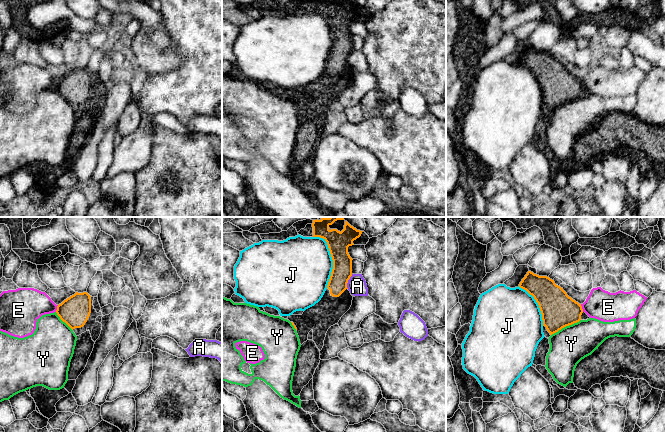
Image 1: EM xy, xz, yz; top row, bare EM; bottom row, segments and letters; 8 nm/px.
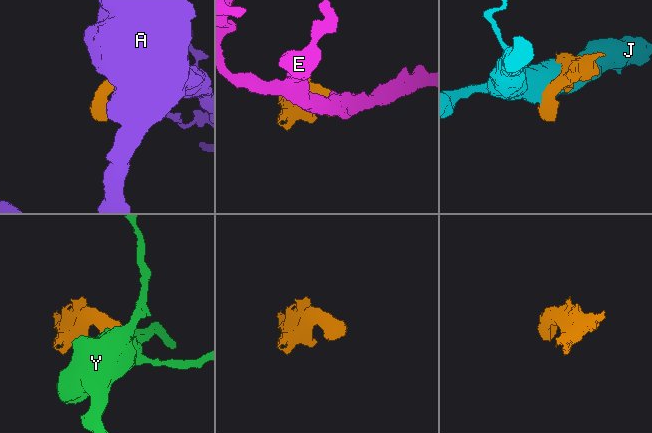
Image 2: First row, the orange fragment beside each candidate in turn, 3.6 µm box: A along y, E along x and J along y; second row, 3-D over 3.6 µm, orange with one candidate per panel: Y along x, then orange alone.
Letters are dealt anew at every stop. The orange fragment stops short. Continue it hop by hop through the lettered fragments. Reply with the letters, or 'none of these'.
none of these

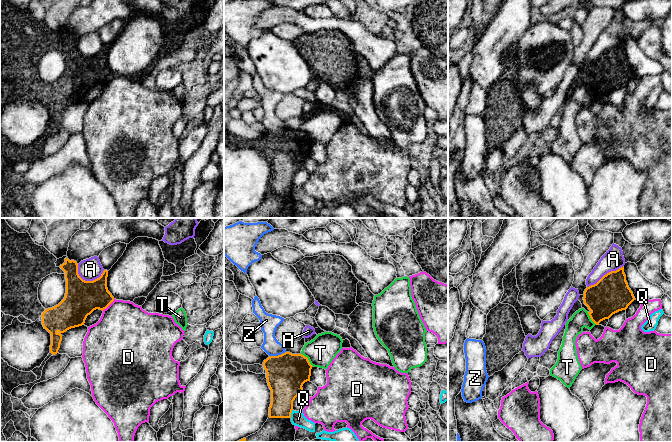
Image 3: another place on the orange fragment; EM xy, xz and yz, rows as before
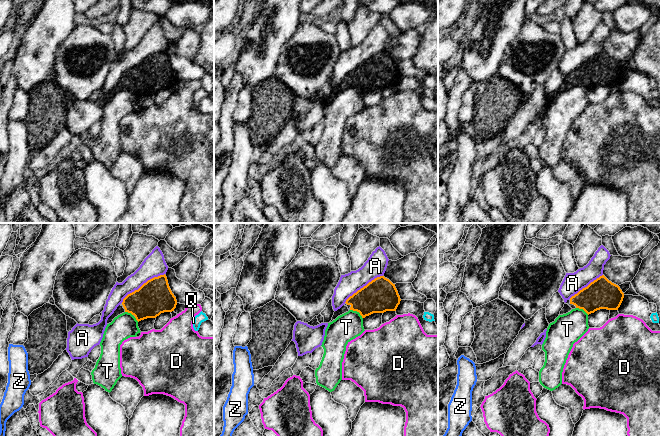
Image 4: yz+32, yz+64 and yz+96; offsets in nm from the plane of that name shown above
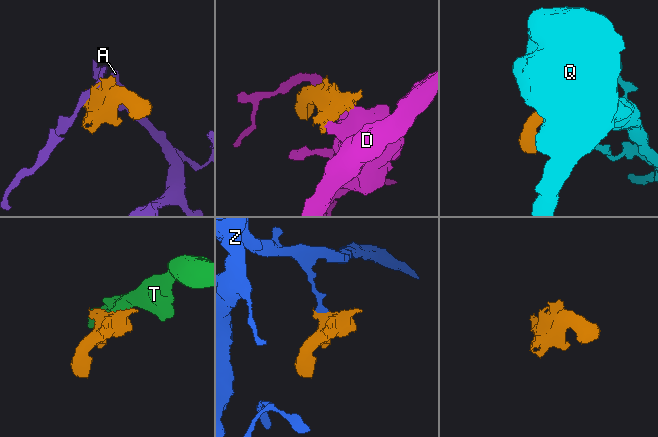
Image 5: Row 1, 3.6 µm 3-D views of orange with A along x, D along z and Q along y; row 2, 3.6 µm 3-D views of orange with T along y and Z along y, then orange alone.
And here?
none of these

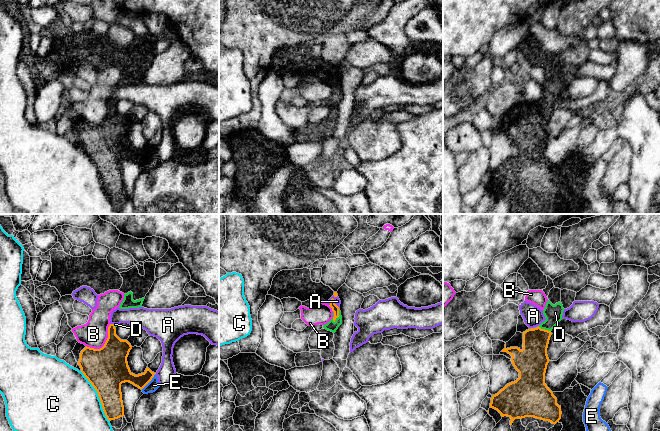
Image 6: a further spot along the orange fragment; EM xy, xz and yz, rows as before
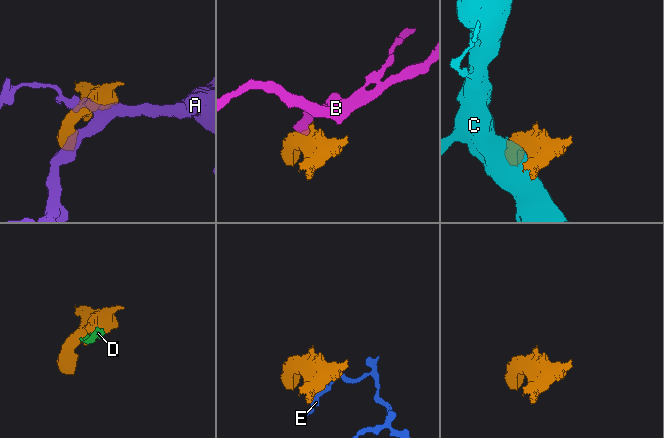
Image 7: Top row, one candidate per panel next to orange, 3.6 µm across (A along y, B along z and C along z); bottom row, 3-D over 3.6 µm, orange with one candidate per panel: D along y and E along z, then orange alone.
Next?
D

